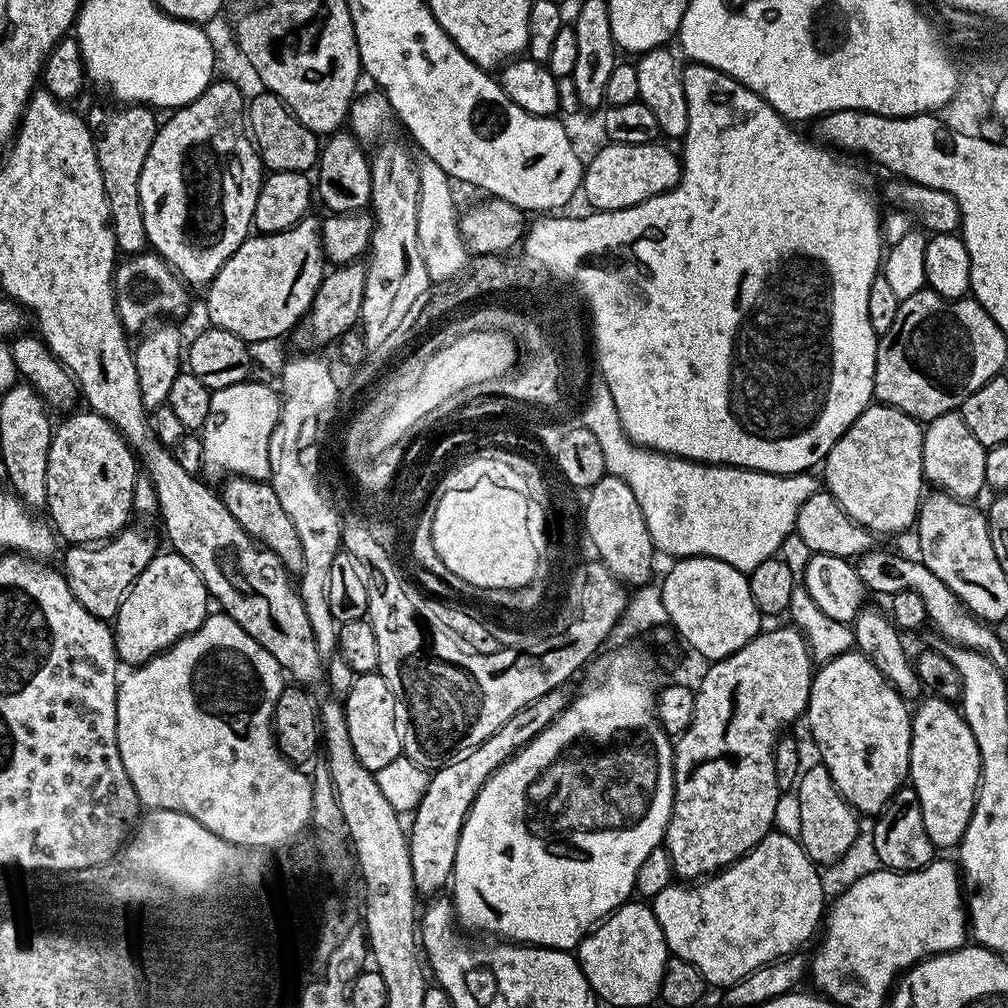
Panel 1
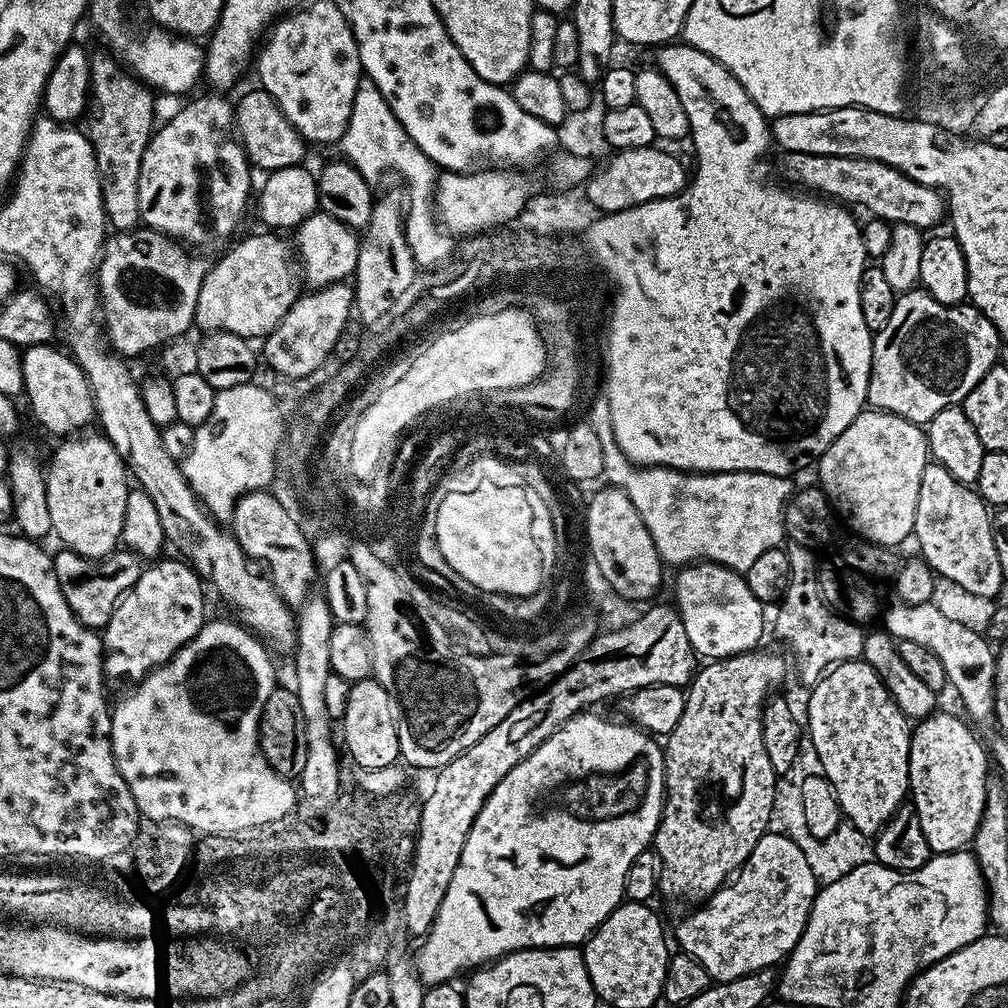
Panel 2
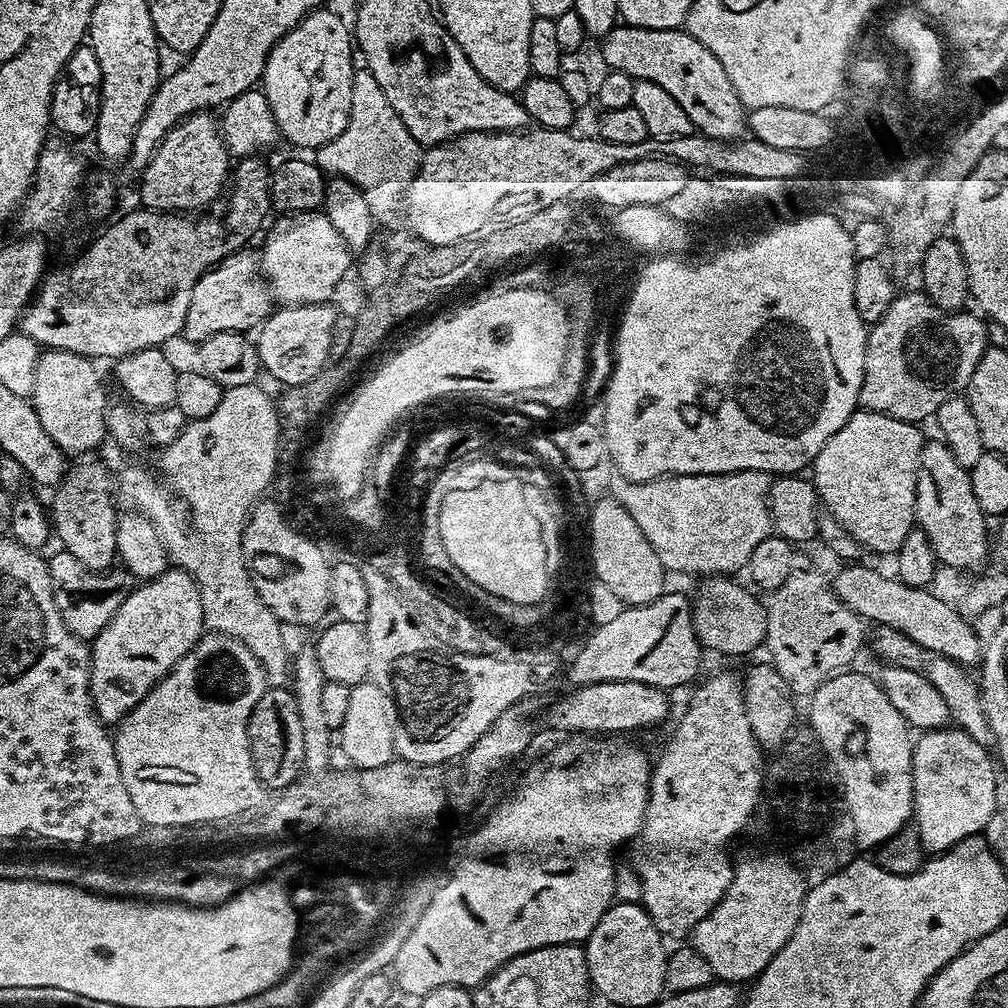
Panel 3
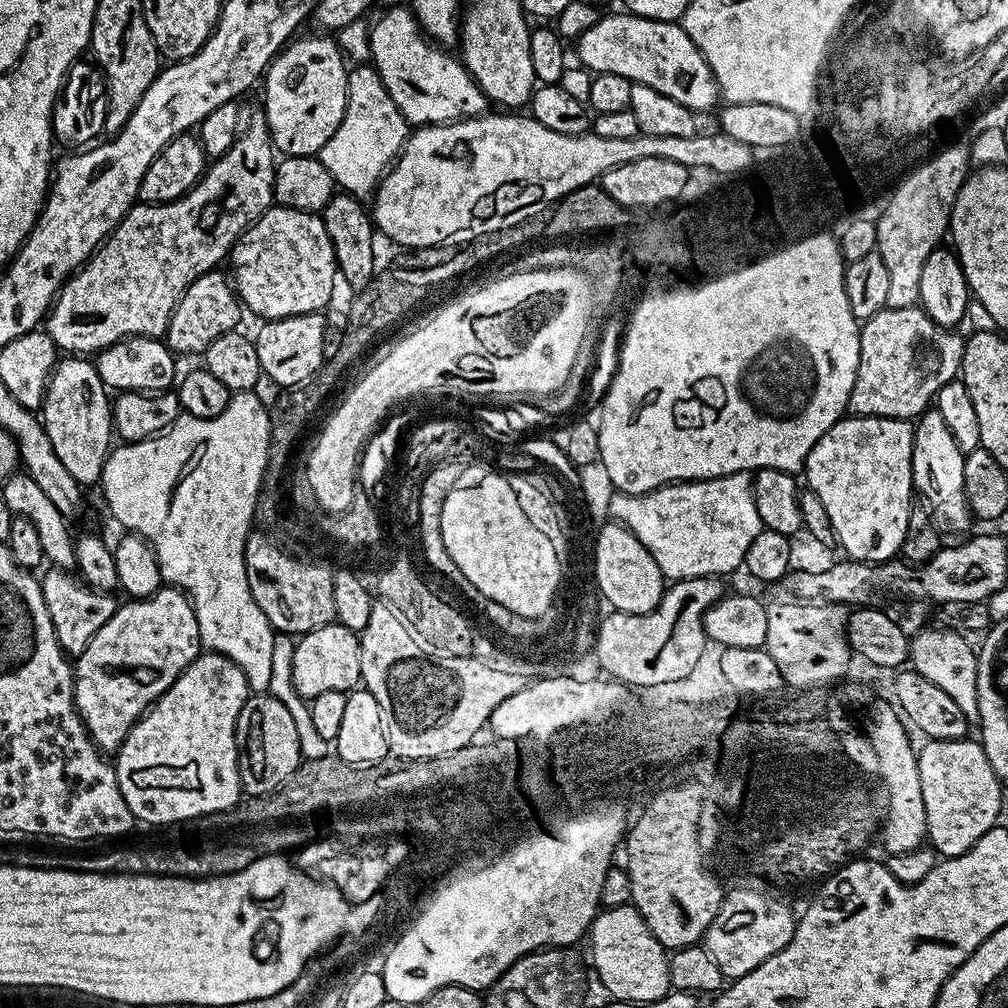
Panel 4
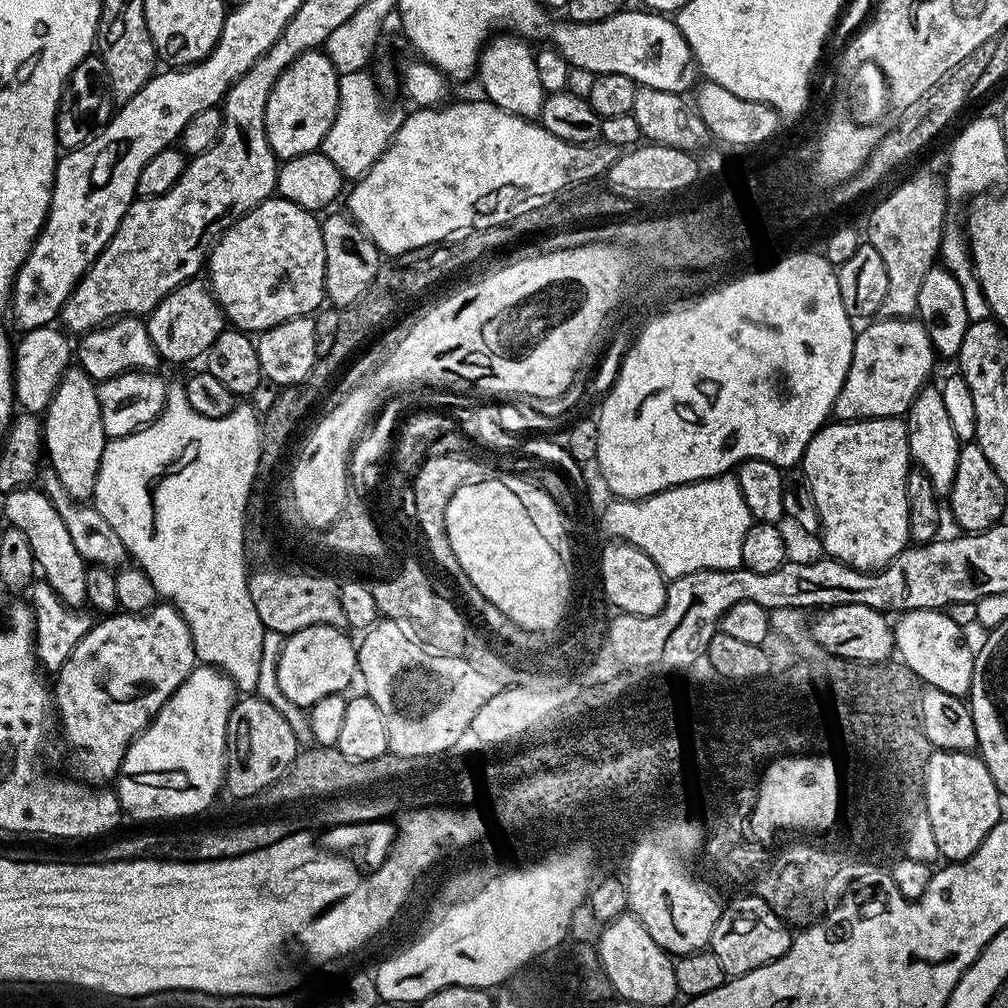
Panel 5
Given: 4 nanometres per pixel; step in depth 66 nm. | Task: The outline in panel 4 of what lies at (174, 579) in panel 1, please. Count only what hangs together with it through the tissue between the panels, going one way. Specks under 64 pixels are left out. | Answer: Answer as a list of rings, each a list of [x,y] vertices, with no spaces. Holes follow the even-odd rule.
[[[161,586],[144,600],[129,599],[121,603],[115,614],[92,638],[74,660],[74,695],[76,713],[88,729],[93,744],[104,754],[112,754],[123,744],[136,721],[159,700],[170,686],[194,662],[202,651],[198,634],[198,618],[192,602],[178,588]]]

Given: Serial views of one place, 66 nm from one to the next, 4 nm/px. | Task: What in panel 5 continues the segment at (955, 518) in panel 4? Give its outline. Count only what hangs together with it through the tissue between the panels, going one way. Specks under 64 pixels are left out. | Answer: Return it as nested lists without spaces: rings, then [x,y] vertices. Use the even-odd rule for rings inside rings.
[[[926,386],[917,394],[907,410],[906,423],[908,425],[908,454],[911,463],[928,475],[937,496],[947,497],[952,491],[954,474],[958,470],[962,441],[958,438],[958,434],[954,434],[954,426],[950,423],[939,387]]]

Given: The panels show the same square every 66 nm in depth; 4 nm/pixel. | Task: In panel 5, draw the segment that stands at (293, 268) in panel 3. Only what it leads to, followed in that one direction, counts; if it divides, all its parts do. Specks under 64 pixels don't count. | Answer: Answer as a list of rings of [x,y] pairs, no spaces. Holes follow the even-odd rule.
[[[269,198],[263,200],[257,208],[251,208],[248,213],[237,218],[229,228],[225,228],[220,233],[216,243],[212,245],[206,256],[206,280],[212,289],[213,296],[216,297],[217,302],[220,304],[220,309],[224,311],[227,323],[233,329],[249,334],[259,334],[265,332],[268,328],[273,328],[282,322],[286,322],[290,318],[312,316],[325,303],[324,275],[326,274],[326,246],[322,242],[322,230],[320,226],[321,221],[302,206],[298,206],[294,202],[283,198]]]

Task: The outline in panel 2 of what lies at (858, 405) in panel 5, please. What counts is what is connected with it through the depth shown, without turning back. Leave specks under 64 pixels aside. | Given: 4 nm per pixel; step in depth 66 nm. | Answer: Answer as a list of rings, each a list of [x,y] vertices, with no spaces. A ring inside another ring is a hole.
[[[919,286],[912,287],[908,292],[901,292],[897,295],[894,314],[890,314],[890,319],[886,321],[885,328],[875,332],[872,337],[872,365],[870,366],[867,403],[875,411],[889,412],[895,416],[906,418],[915,424],[926,426],[934,418],[934,414],[938,414],[938,410],[963,405],[966,394],[970,394],[970,390],[974,390],[974,386],[978,386],[978,382],[982,382],[982,378],[988,371],[997,367],[999,360],[996,359],[1000,356],[1000,347],[1002,347],[1000,332],[994,326],[994,322],[990,322],[990,318],[986,318],[986,314],[982,314],[976,309],[975,304],[971,302],[943,304],[934,299],[928,292],[925,292],[923,288]]]

